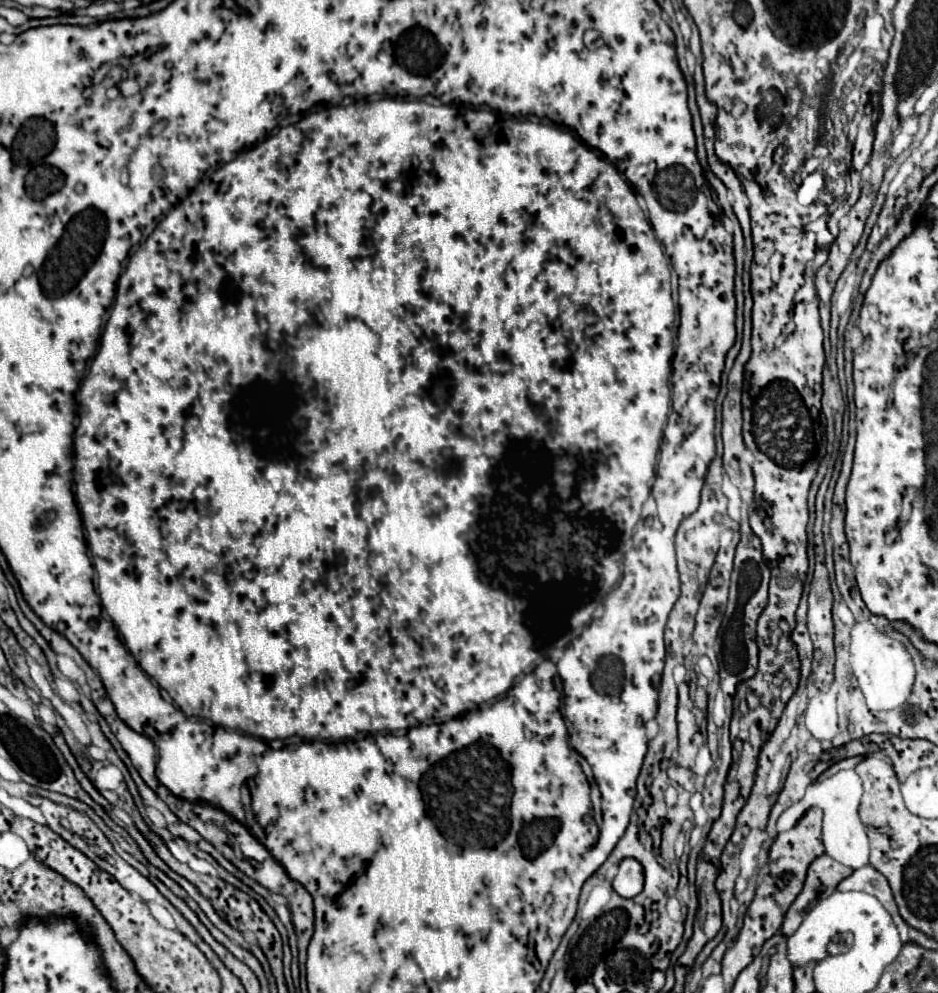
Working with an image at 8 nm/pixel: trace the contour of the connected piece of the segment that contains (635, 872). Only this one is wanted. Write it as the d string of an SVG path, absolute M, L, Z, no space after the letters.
M624 859L618 867L620 867L620 871L612 881L614 891L620 897L626 897L626 899L636 897L644 887L644 869L642 869L642 865L636 859Z

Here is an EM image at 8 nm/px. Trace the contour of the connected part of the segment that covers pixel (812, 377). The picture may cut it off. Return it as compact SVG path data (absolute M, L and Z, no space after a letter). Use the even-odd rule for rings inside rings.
M770 163L764 175L762 189L762 207L750 207L752 219L752 237L754 237L754 265L758 271L770 273L770 259L774 253L782 255L780 277L776 283L764 287L764 291L754 299L752 311L752 357L746 363L744 375L744 395L742 395L742 411L744 411L744 443L754 453L754 477L756 477L756 503L758 509L750 515L750 527L762 541L762 551L766 563L770 563L772 579L770 579L770 599L766 609L758 619L760 629L760 647L762 651L778 651L778 623L784 619L788 625L794 625L794 613L798 601L802 597L802 585L808 571L807 523L809 520L806 497L810 483L816 475L816 469L826 453L826 421L822 421L820 397L822 397L822 365L824 365L824 349L822 349L822 327L818 317L818 295L814 287L814 273L820 263L826 259L826 249L820 249L818 237L812 231L806 231L808 215L800 211L800 205L788 205L788 201L796 201L794 191L794 175L782 167L782 163Z

